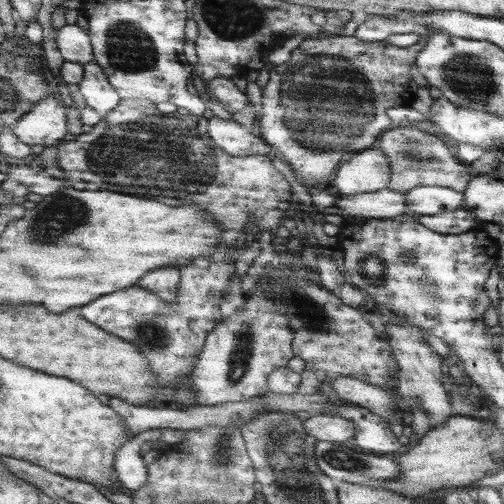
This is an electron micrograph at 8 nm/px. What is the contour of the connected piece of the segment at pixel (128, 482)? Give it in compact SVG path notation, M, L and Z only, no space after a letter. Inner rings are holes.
M159 429L147 430L137 434L117 449L113 462L113 471L117 481L127 490L137 490L145 483L147 468L142 462L141 451L149 443L155 442L160 438Z

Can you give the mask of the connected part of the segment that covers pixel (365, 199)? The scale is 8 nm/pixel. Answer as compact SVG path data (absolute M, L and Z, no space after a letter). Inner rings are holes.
M383 187L381 190L364 192L363 194L343 194L339 196L339 204L334 202L332 206L343 212L343 216L355 217L355 219L369 220L389 219L400 217L407 213L405 208L404 192L397 192Z

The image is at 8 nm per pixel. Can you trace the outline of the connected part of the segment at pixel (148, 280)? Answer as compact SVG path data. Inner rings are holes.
M163 268L163 270L153 270L139 278L135 286L155 294L165 304L170 304L176 300L178 292L179 270L177 268Z

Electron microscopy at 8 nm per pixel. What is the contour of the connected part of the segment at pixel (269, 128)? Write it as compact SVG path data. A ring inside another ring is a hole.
M353 35L352 36L329 36L324 38L317 37L306 37L305 42L301 42L298 46L291 52L291 58L287 62L279 66L268 66L268 80L267 83L262 87L262 97L260 104L257 107L256 112L256 133L270 146L272 154L275 154L280 159L286 162L291 166L291 170L295 172L296 178L298 181L303 183L309 183L310 185L315 184L315 182L324 182L324 180L329 181L331 175L336 170L335 166L339 166L339 158L345 159L343 154L351 154L351 150L365 150L369 148L375 140L378 140L379 134L387 128L393 128L389 124L389 117L385 114L387 108L391 106L405 106L411 96L409 96L409 70L411 66L415 65L415 56L417 52L422 50L424 45L424 38L419 38L415 44L410 45L409 47L395 47L388 45L383 42L361 42L357 40Z

